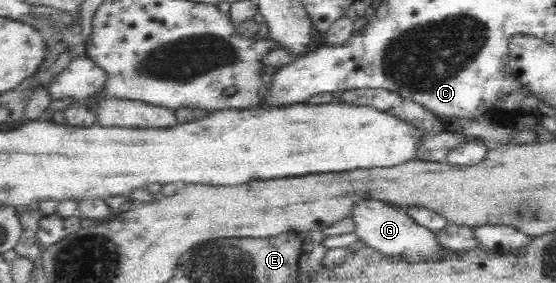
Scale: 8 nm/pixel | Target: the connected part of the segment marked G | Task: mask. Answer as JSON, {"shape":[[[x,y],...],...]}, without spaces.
{"shape":[[[359,197],[351,207],[351,216],[355,223],[354,231],[358,239],[384,255],[401,255],[410,262],[426,261],[439,251],[442,246],[436,243],[434,233],[419,226],[408,214],[397,205],[373,197]]]}

